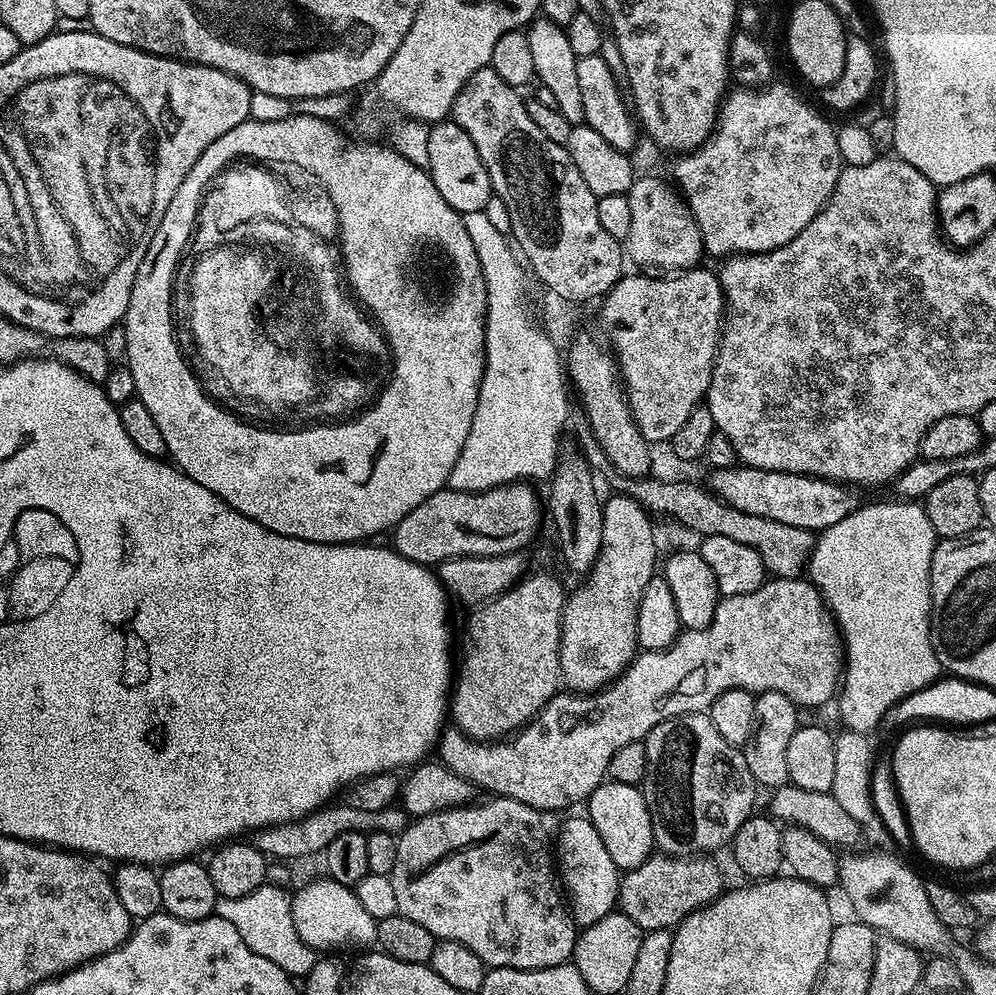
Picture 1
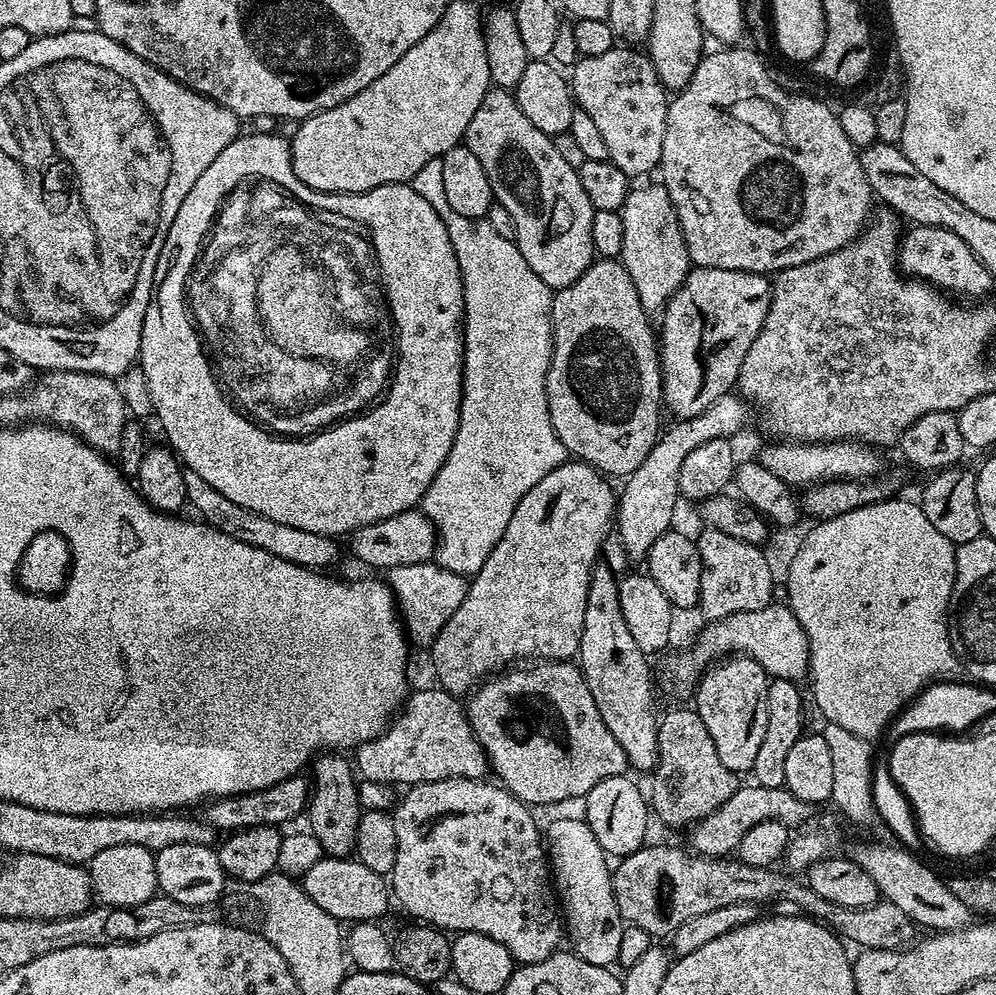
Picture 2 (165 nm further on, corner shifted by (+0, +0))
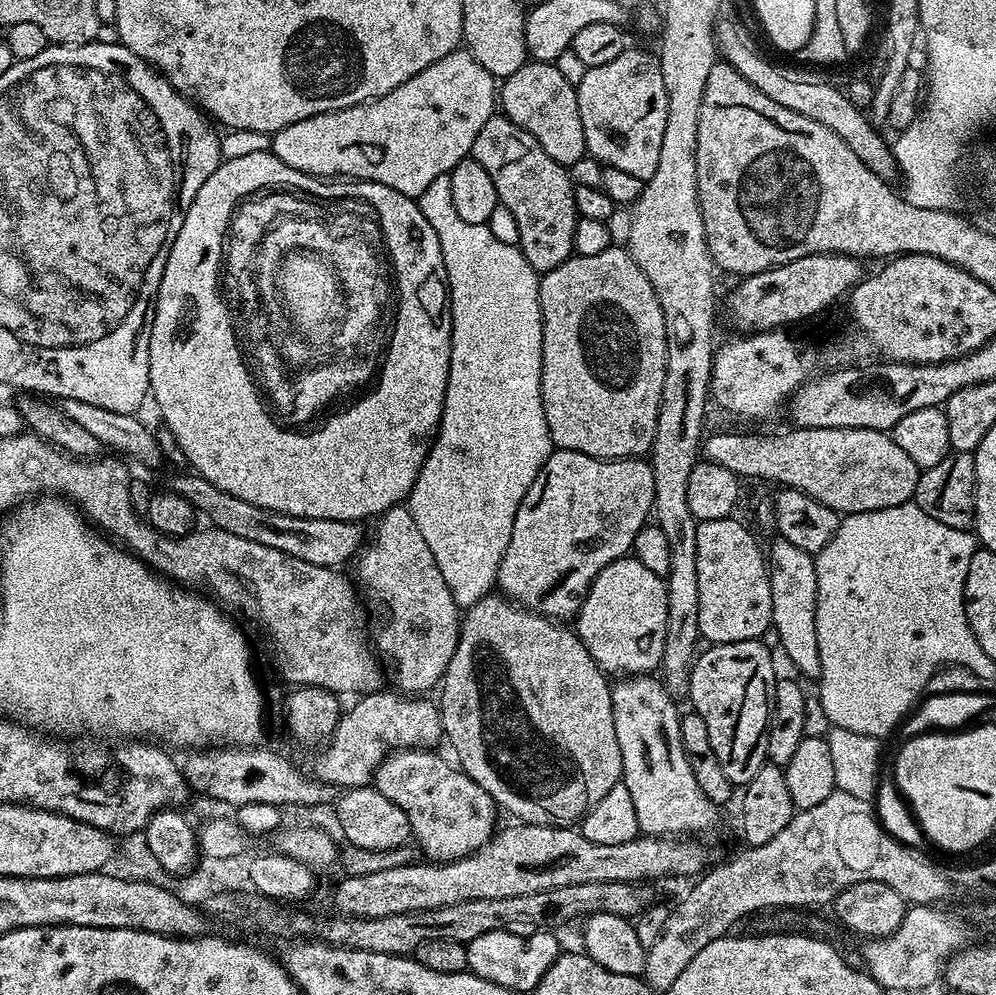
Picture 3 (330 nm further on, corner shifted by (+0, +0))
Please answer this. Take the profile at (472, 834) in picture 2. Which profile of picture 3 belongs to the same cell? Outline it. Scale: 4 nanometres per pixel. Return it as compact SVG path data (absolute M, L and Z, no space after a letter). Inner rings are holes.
M423 748L392 752L378 766L374 787L404 811L412 827L411 835L429 861L460 860L492 839L498 828L498 806L478 782L461 772L455 763L447 764L438 753Z

